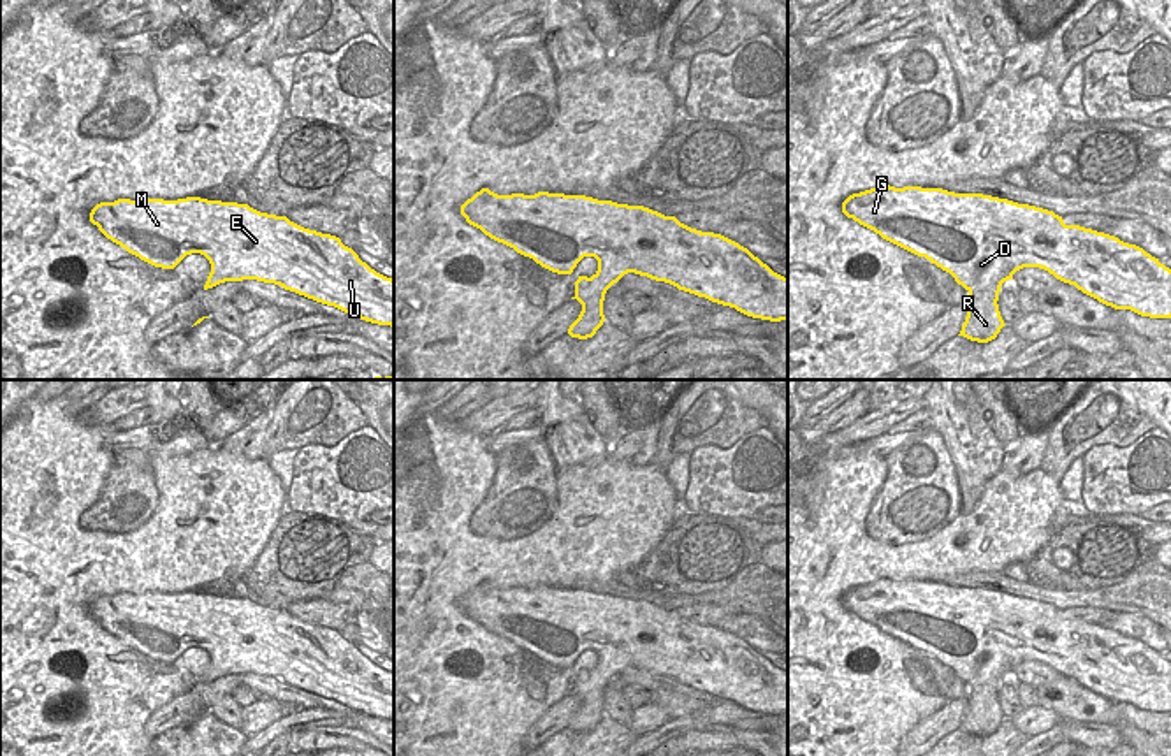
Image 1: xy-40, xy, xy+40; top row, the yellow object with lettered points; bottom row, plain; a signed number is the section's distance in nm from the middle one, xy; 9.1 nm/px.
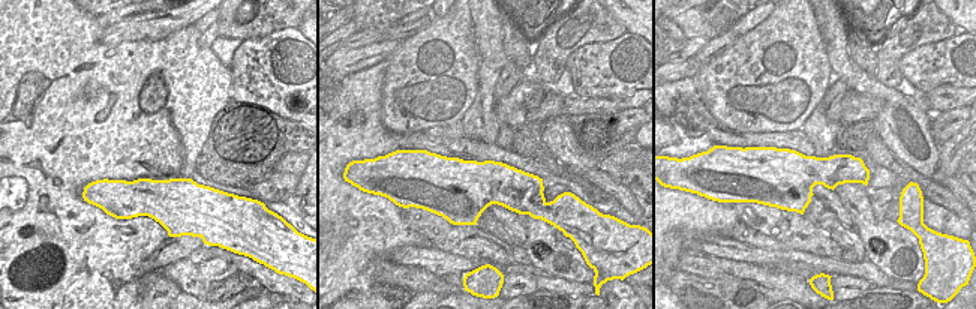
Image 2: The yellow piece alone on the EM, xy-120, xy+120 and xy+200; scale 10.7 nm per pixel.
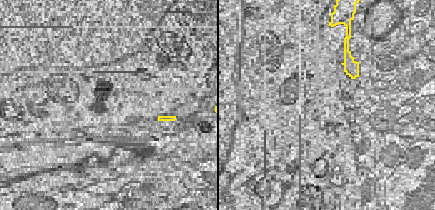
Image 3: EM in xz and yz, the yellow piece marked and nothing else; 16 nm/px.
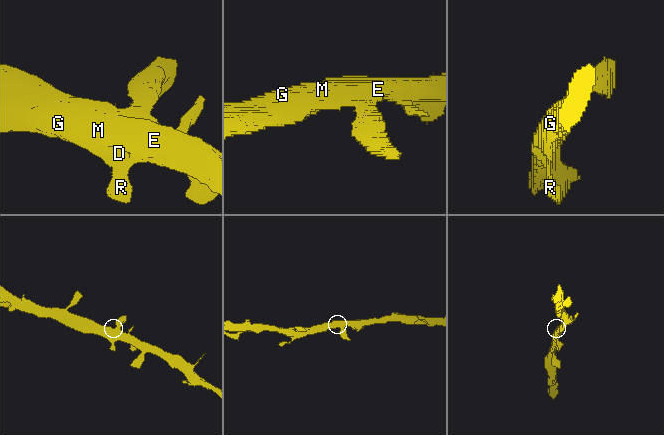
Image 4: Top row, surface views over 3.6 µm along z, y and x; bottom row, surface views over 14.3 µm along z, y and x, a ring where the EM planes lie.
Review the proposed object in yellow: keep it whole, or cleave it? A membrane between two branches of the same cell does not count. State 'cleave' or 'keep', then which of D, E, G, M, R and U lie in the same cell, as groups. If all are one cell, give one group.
keep; D E G M R U

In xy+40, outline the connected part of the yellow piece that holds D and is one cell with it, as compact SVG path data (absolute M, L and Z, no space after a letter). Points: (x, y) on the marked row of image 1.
M879 185L849 195L842 202L842 213L949 273L969 292L967 316L958 336L971 341L988 343L997 338L1006 325L997 304L1000 287L1023 267L1044 269L1115 309L1171 318L1169 267L1136 244L1080 225L1066 225L1062 216L1043 207L983 193Z

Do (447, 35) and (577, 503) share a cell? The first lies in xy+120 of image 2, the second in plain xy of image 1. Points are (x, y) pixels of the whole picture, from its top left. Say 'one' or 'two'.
two

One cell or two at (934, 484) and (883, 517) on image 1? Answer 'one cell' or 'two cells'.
one cell

